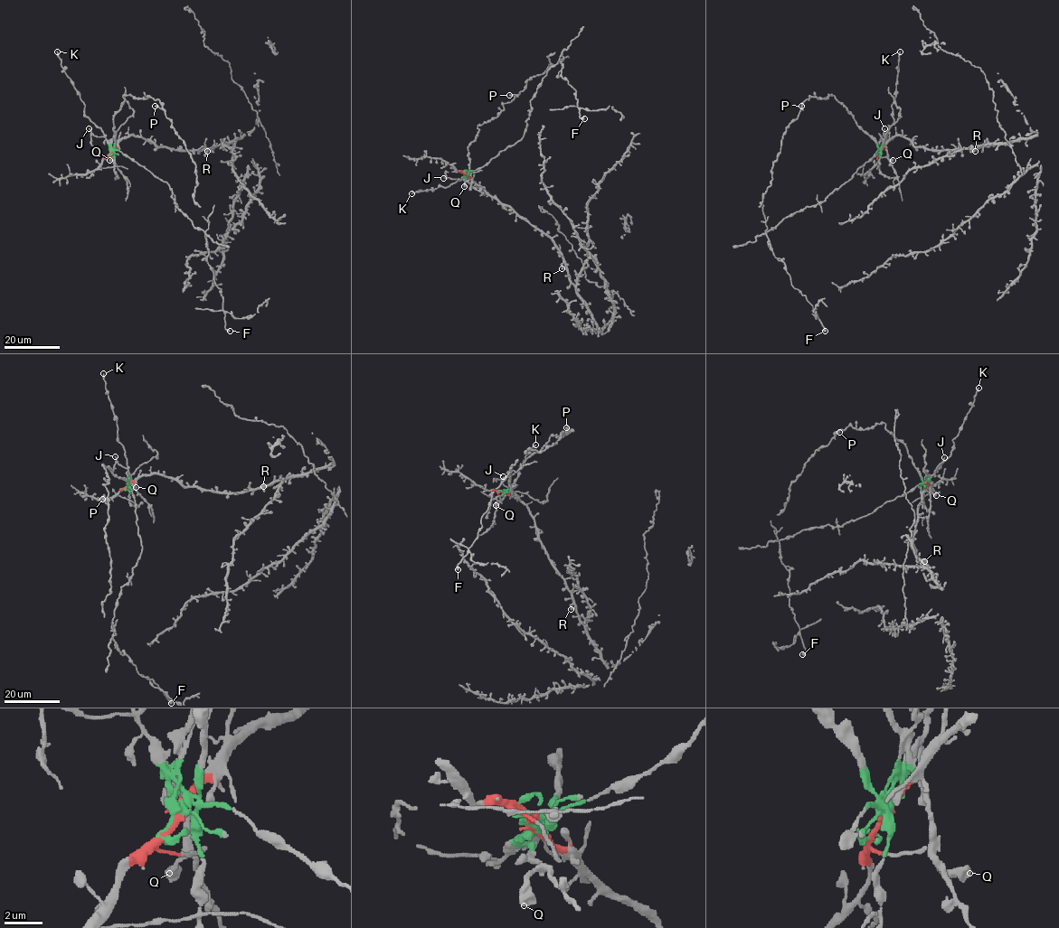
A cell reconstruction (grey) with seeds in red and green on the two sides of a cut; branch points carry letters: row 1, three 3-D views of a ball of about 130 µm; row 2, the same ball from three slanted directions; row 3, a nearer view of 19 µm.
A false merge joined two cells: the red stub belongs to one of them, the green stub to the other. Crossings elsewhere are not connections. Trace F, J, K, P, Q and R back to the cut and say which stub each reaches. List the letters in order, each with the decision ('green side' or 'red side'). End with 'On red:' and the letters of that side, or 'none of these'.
F: green side
J: green side
K: green side
P: green side
Q: green side
R: red side
On red: R

